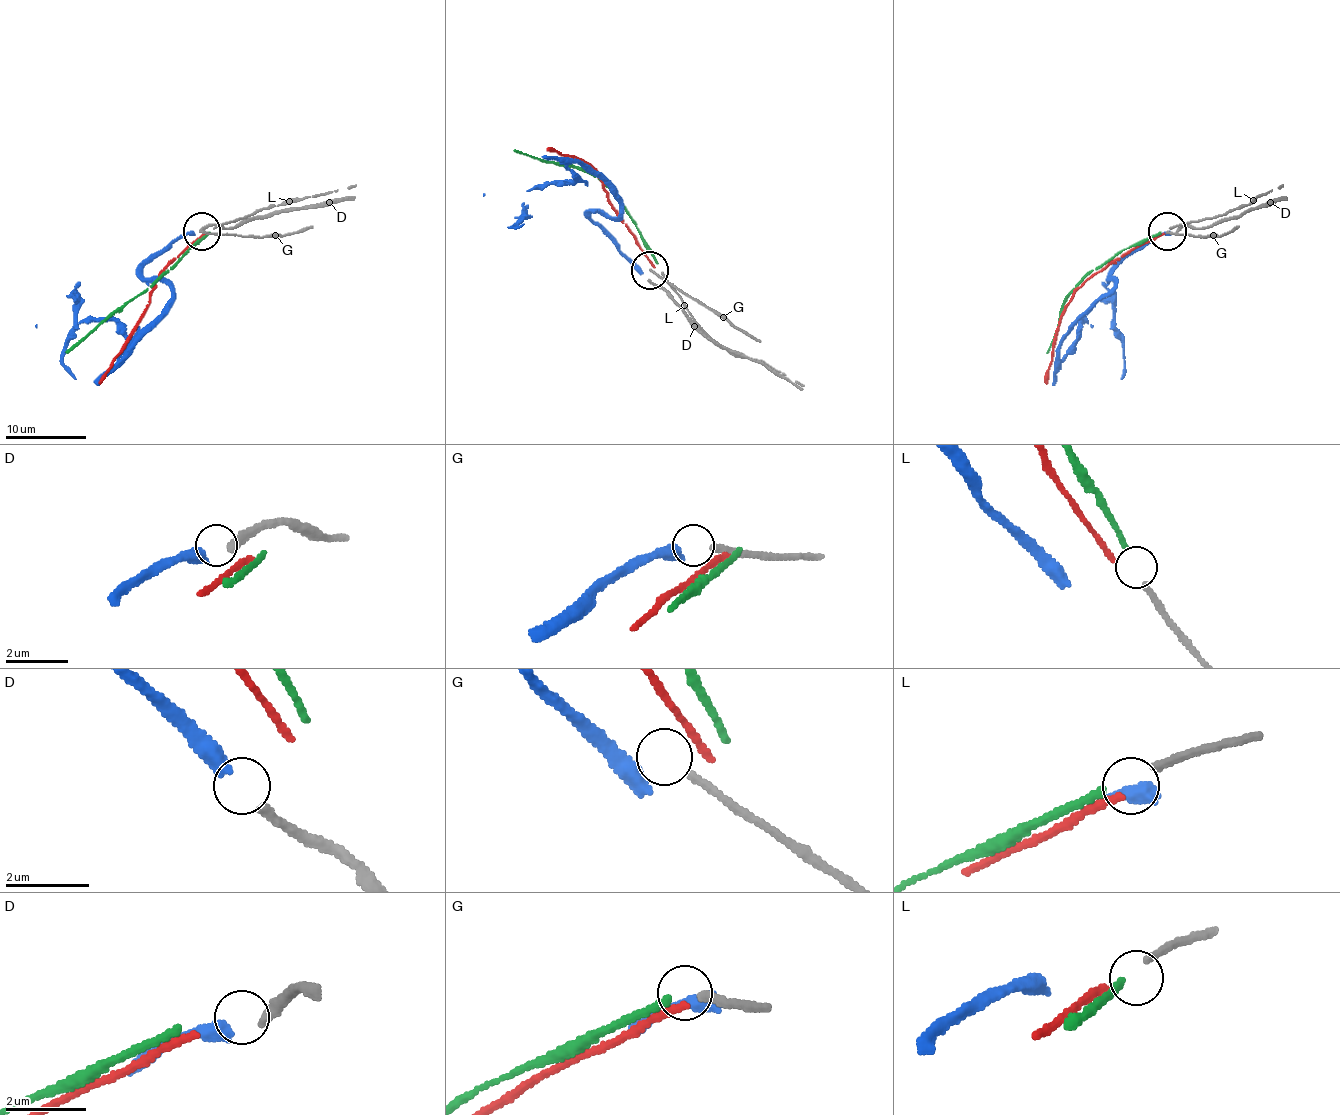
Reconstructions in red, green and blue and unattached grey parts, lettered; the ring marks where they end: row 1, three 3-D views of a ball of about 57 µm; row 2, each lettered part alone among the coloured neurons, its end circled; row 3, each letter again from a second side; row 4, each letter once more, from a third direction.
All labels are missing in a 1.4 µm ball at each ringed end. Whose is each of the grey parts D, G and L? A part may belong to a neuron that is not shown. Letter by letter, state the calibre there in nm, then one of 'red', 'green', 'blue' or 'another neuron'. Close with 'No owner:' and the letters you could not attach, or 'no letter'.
D: 240 nm | blue
G: 190 nm | another neuron
L: 180 nm | green
No owner: G

